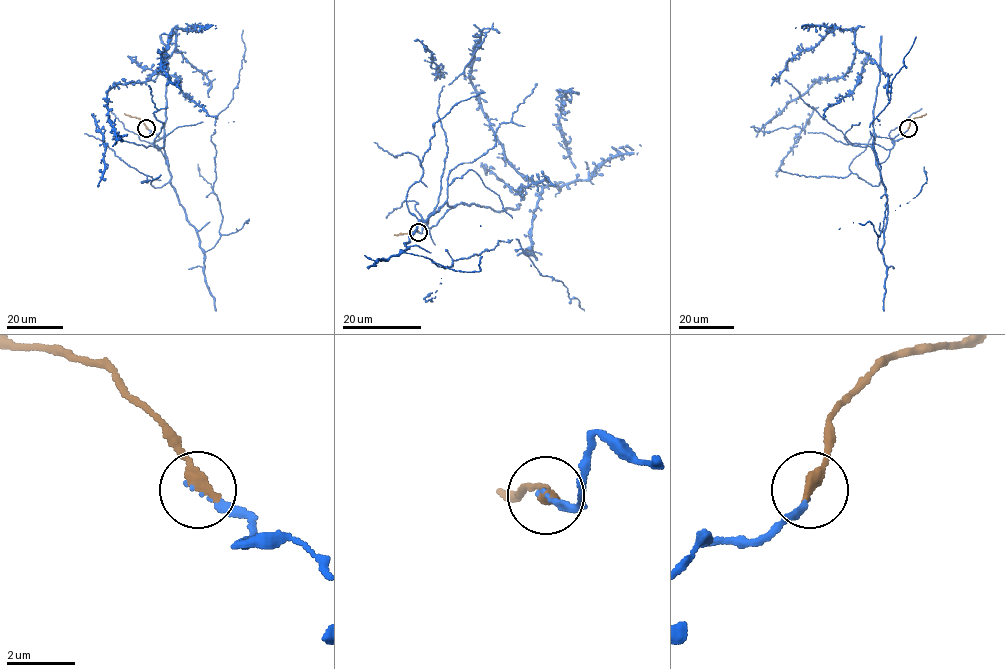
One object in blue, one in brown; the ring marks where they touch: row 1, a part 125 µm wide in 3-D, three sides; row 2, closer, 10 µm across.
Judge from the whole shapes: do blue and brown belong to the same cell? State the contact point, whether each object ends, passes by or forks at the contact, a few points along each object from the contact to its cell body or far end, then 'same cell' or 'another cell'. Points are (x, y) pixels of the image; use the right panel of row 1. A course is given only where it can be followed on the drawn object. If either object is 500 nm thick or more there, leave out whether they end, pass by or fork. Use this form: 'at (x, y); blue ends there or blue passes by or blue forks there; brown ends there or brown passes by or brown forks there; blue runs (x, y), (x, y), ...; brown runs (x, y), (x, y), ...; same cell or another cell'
at (908, 128); blue ends there; brown ends there; blue runs (908, 128), (875, 137), (878, 163), (876, 144), (759, 129), (848, 72), (854, 29), (771, 85); brown runs (908, 128), (914, 118), (926, 113); same cell

